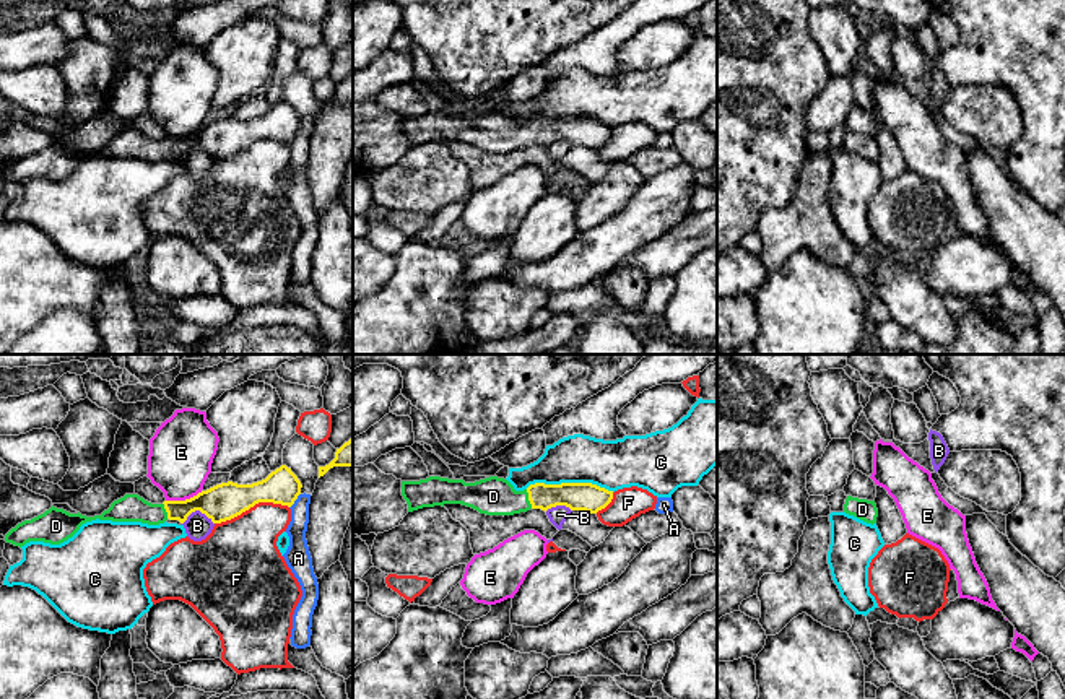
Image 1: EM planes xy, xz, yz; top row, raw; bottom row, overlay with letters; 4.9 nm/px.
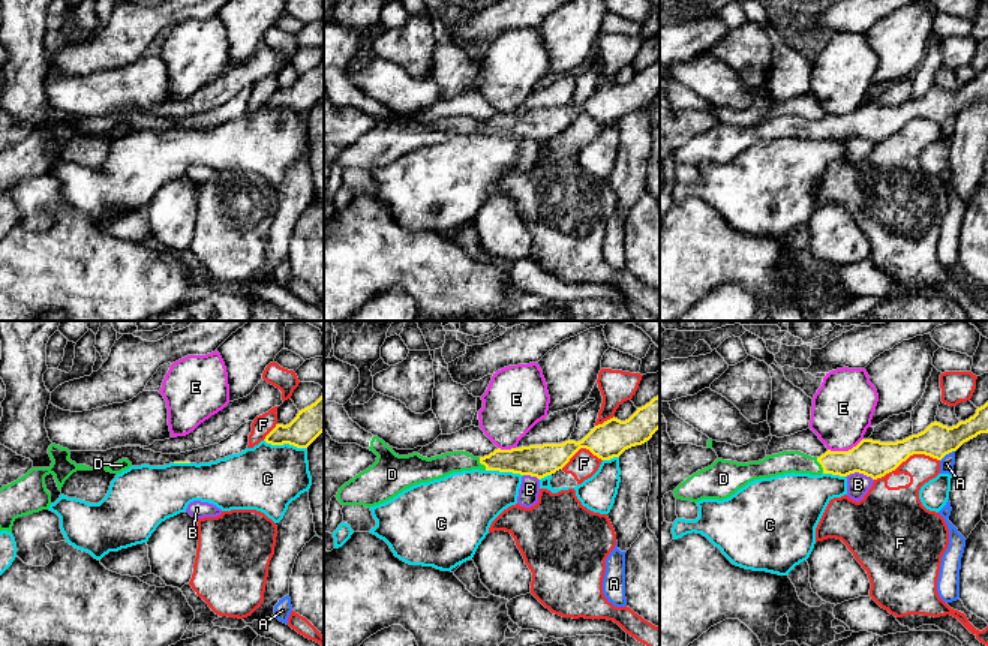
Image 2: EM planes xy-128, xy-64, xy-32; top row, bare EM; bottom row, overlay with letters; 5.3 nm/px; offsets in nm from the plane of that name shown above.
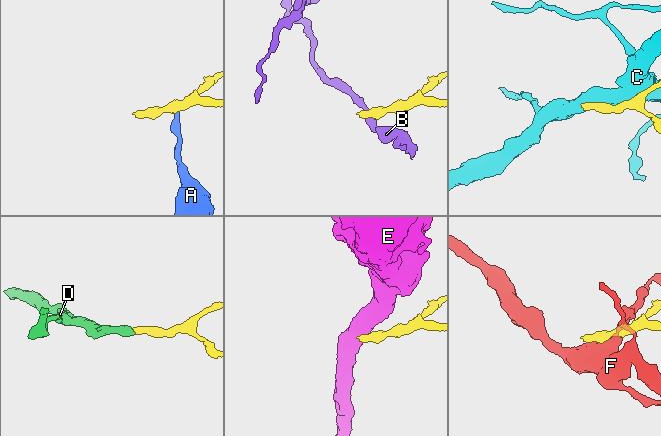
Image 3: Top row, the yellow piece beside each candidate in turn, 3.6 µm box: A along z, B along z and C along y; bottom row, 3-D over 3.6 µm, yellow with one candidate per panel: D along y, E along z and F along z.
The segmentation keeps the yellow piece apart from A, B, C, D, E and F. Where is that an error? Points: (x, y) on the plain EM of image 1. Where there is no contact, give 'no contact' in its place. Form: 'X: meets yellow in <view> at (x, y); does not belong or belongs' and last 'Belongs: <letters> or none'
A: meets yellow in xy at (295, 135); does not belong
B: meets yellow in xy at (197, 145); does not belong
C: meets yellow in xz at (569, 119); does not belong
D: meets yellow in xz at (529, 135); belongs
E: meets yellow in xy at (186, 135); does not belong
F: meets yellow in xy at (251, 142); does not belong
Belongs: D

